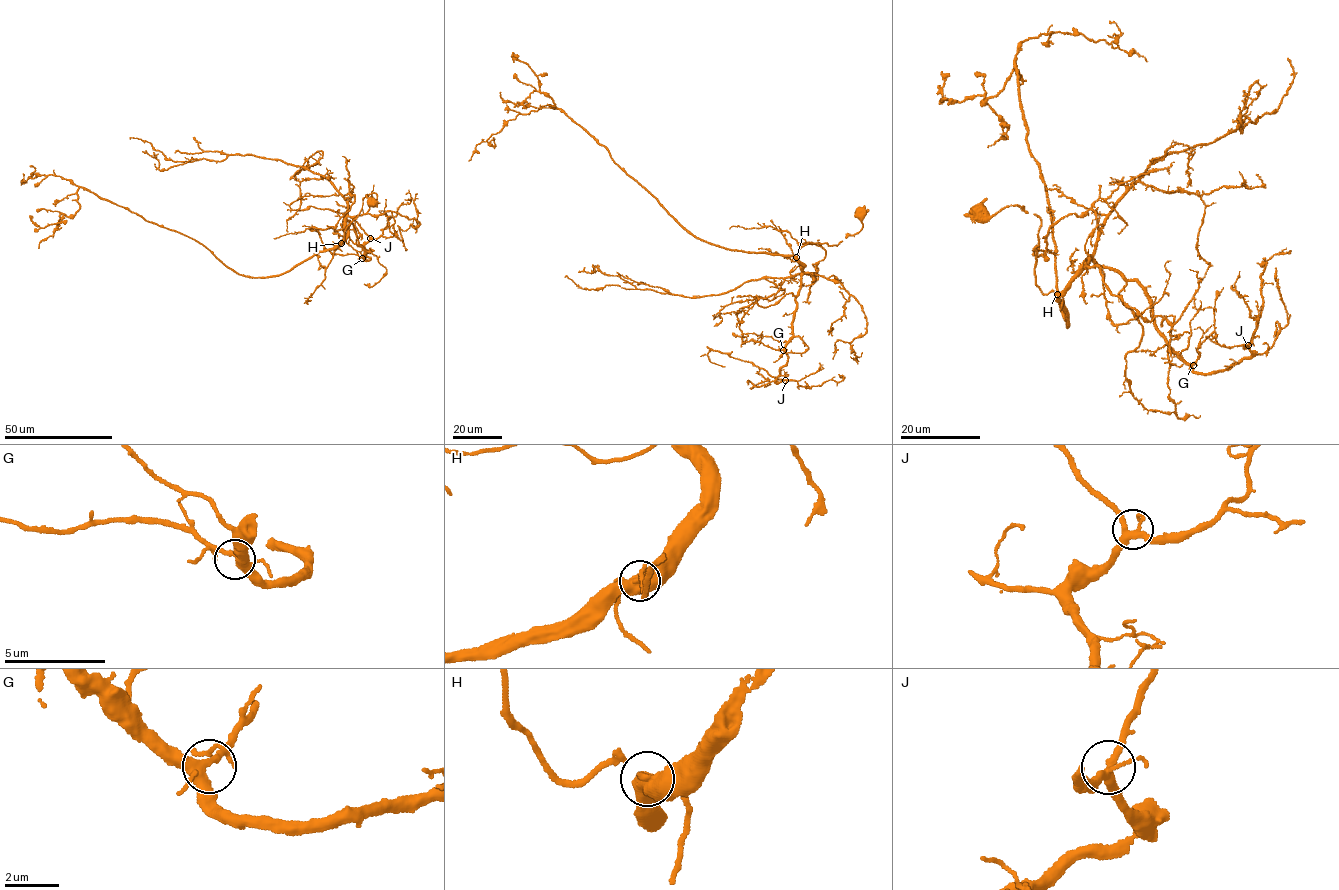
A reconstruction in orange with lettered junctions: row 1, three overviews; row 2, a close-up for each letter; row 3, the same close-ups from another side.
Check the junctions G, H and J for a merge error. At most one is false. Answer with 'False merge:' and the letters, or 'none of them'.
False merge: none of them

